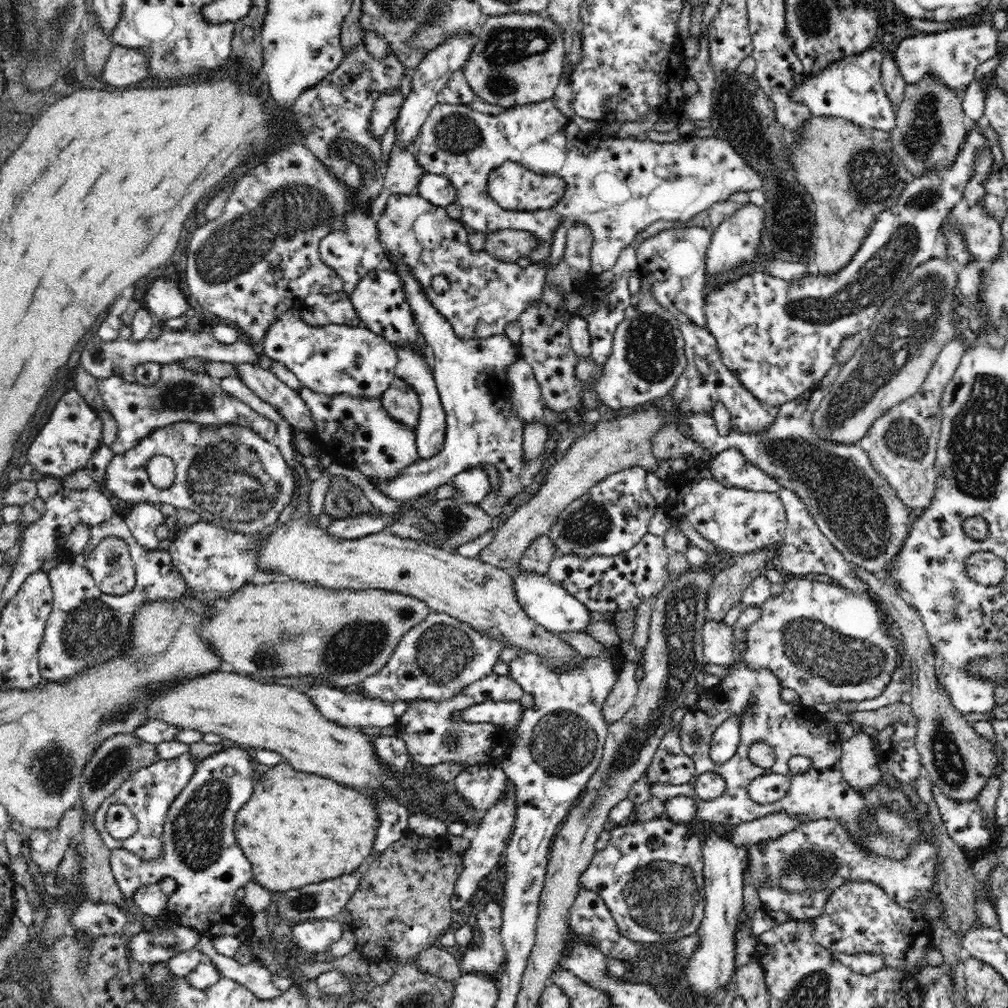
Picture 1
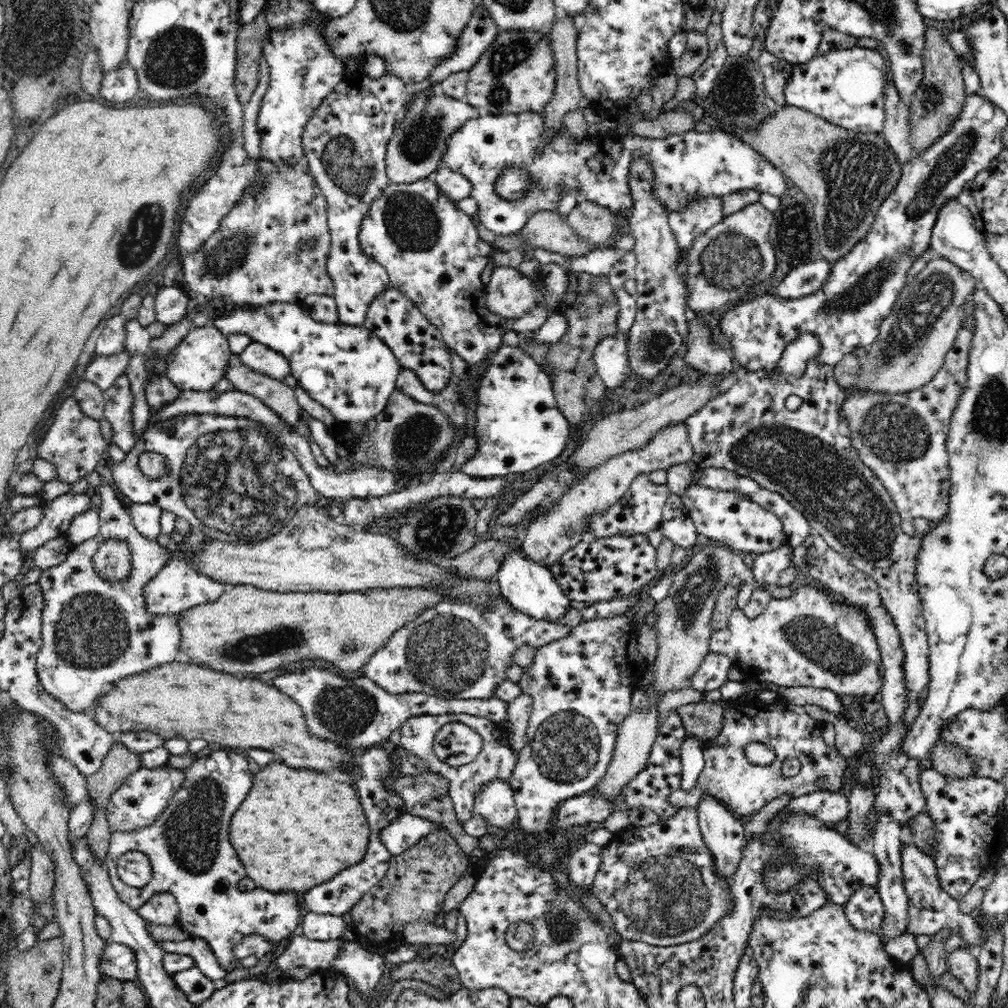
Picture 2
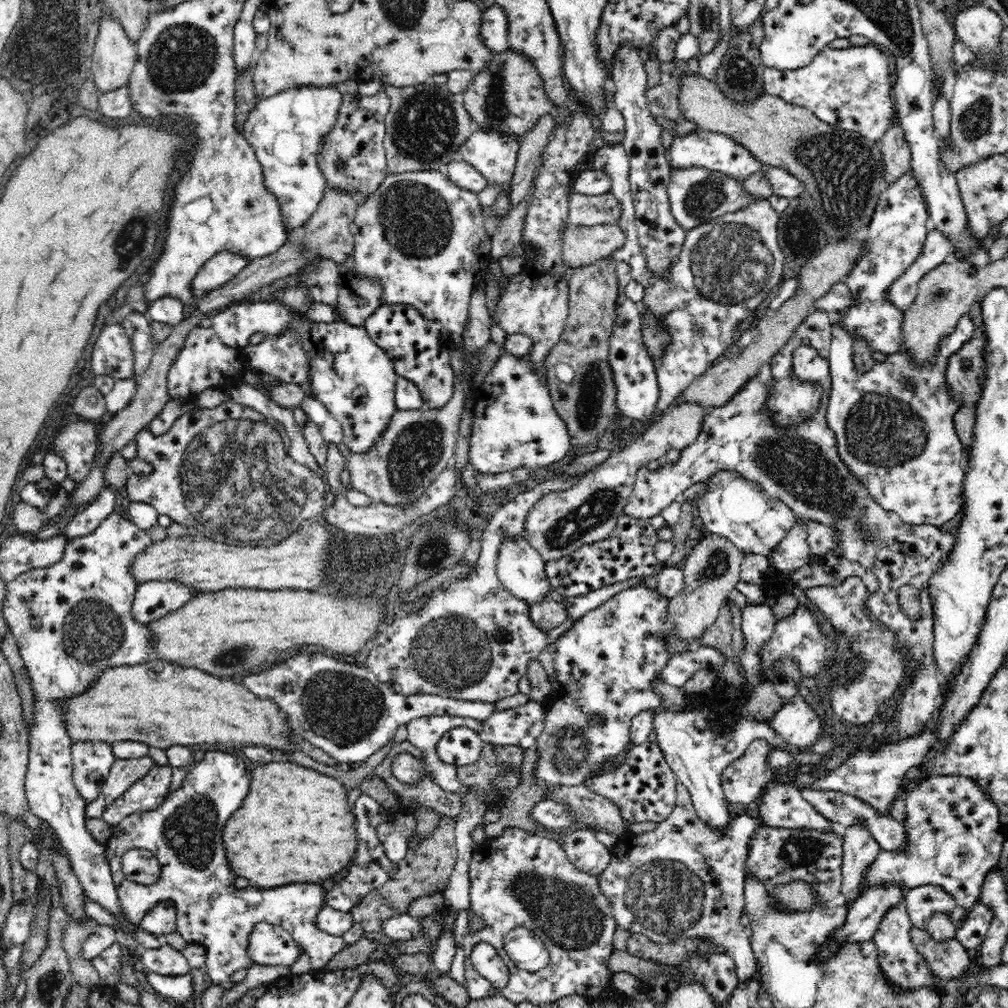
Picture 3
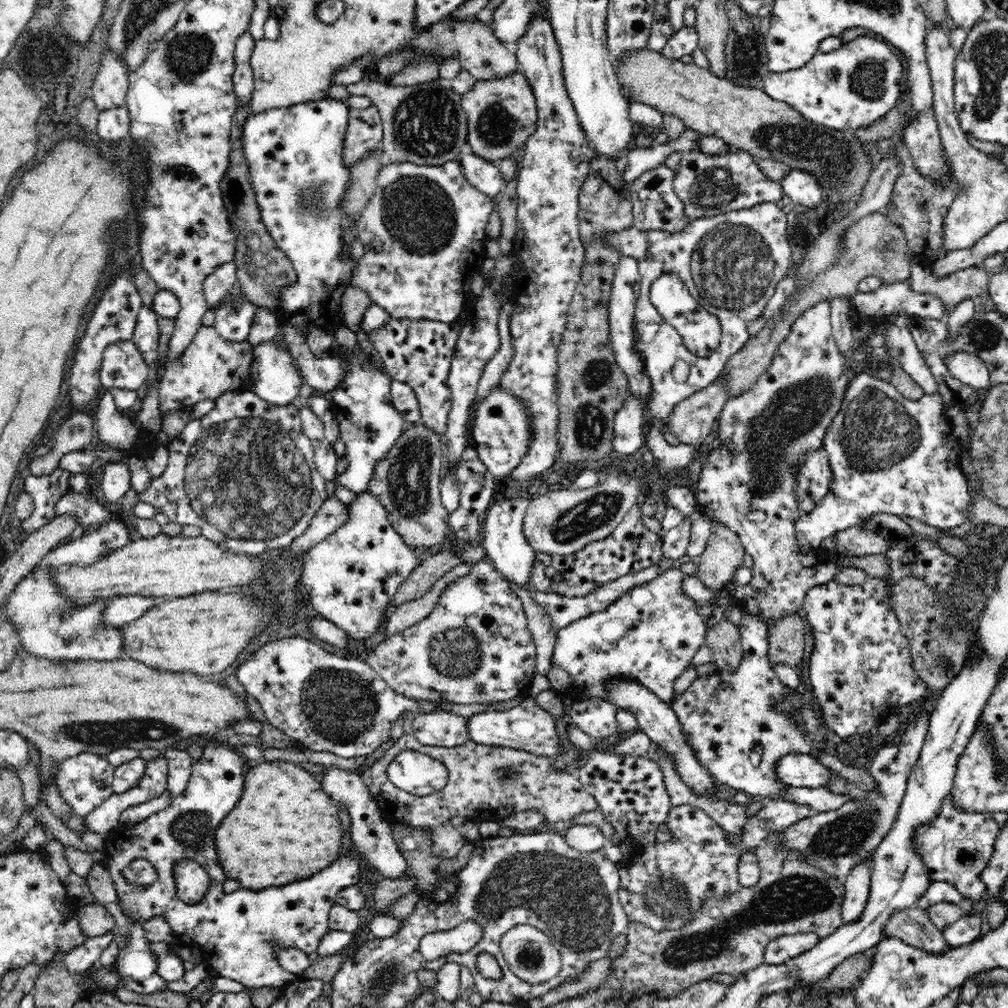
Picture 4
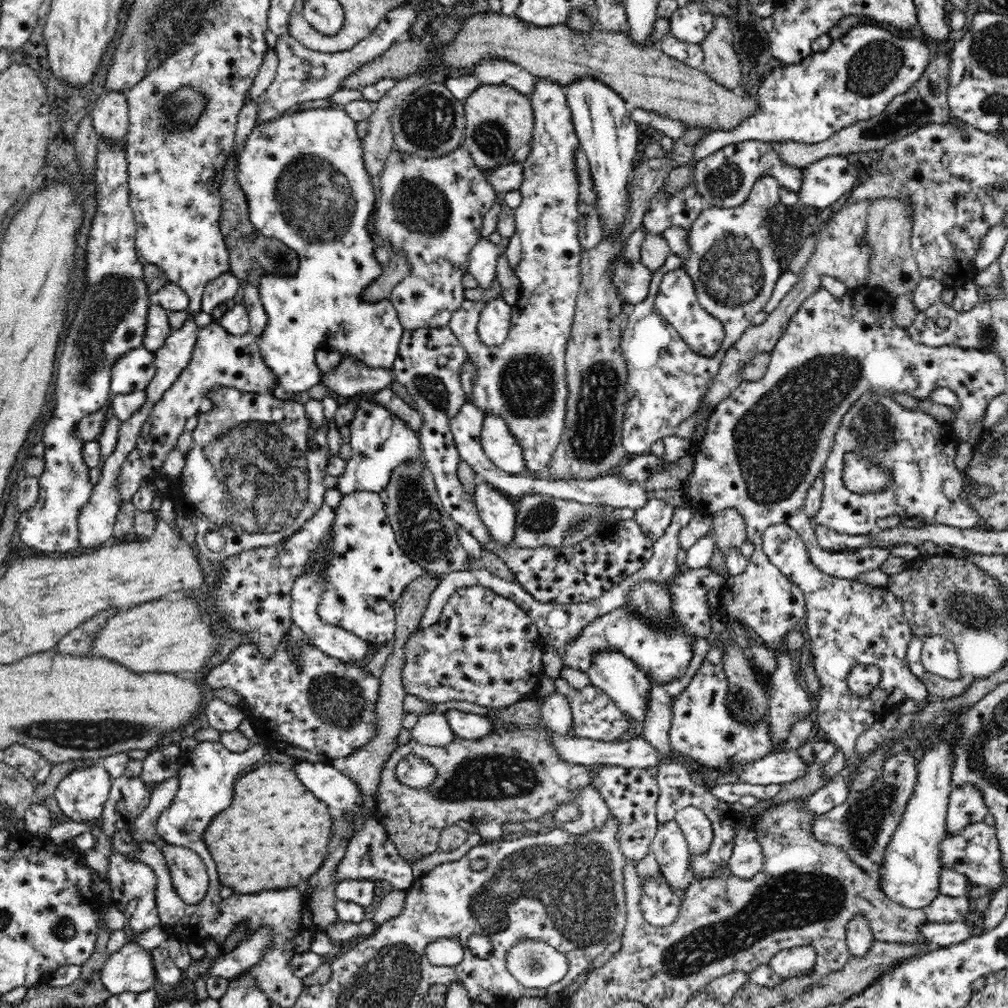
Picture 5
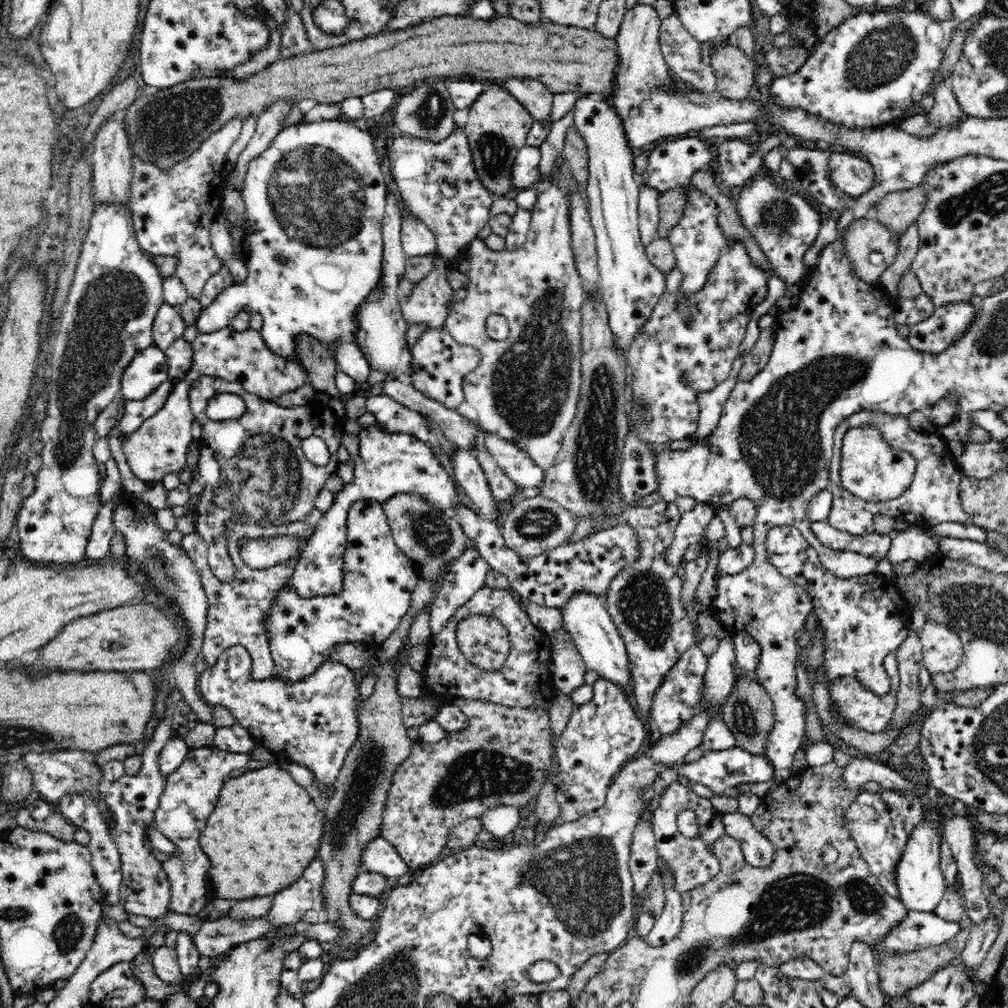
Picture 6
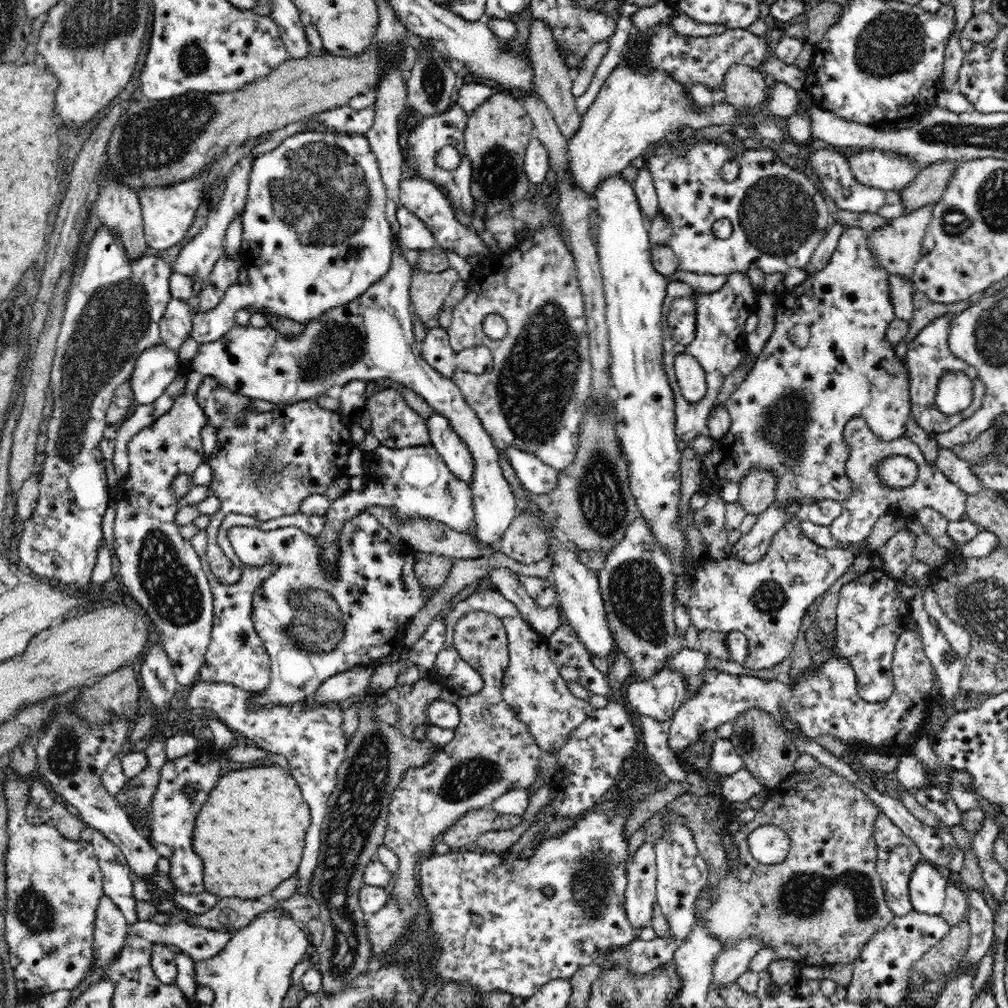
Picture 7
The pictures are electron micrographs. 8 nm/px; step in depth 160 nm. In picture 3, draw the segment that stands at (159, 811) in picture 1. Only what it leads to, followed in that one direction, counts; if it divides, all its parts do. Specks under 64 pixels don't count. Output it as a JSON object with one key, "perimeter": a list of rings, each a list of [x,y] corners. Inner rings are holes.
{"perimeter":[[[155,764],[144,778],[132,783],[120,798],[116,798],[99,813],[100,820],[116,826],[134,813],[156,810],[163,805],[169,794],[172,782],[172,769],[169,765]]]}

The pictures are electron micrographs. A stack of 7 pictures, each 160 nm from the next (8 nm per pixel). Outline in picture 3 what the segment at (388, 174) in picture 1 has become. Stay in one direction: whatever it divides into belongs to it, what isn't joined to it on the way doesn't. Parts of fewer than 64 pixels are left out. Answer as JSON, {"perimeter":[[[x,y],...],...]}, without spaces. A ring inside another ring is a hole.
{"perimeter":[[[420,83],[415,84],[414,86],[405,87],[395,87],[392,85],[382,84],[382,89],[389,96],[391,102],[388,114],[385,116],[385,137],[383,138],[383,147],[384,152],[386,153],[386,160],[388,163],[388,174],[396,174],[406,171],[410,172],[417,170],[441,170],[449,162],[459,159],[459,154],[457,151],[459,150],[461,143],[463,143],[465,139],[473,133],[473,131],[477,130],[477,124],[472,120],[472,117],[469,115],[469,112],[466,110],[466,108],[464,108],[461,95],[454,94],[450,92],[448,88],[446,88],[444,85],[436,85],[436,83]]]}

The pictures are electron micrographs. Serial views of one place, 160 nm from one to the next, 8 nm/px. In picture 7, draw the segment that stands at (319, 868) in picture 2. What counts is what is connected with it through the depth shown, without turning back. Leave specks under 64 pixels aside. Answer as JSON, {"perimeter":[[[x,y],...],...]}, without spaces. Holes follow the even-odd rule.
{"perimeter":[[[276,766],[228,772],[204,802],[192,846],[204,858],[204,886],[210,894],[257,900],[298,870],[310,810],[296,780]]]}

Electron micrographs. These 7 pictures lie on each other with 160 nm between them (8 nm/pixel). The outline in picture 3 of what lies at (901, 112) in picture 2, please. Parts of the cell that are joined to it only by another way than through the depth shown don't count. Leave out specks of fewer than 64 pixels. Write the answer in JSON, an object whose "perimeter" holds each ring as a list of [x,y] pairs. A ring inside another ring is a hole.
{"perimeter":[[[899,122],[891,124],[878,141],[883,154],[883,165],[886,167],[885,179],[888,184],[911,170],[911,150]]]}

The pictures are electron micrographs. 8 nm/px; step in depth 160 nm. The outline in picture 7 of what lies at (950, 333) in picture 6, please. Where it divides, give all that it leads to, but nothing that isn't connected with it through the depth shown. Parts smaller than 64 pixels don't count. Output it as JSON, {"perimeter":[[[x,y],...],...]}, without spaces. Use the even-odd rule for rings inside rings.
{"perimeter":[[[950,314],[940,316],[940,318],[934,318],[928,326],[922,328],[913,338],[912,342],[907,344],[907,355],[905,357],[907,370],[910,370],[911,373],[912,417],[920,428],[934,437],[947,430],[952,430],[952,428],[956,427],[960,422],[963,422],[966,418],[970,418],[972,414],[975,414],[975,412],[983,406],[983,399],[987,391],[976,368],[950,352],[947,342],[949,339],[949,320],[951,318],[952,315]],[[945,371],[962,371],[972,380],[972,405],[966,408],[966,410],[957,412],[957,414],[954,415],[946,415],[944,412],[938,411],[935,404],[938,379]]]}

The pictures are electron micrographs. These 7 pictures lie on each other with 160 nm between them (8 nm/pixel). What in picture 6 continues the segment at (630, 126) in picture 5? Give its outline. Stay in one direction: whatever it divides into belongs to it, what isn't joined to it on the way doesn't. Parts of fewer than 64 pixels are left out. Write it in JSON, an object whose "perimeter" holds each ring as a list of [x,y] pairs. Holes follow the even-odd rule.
{"perimeter":[[[578,94],[573,102],[574,126],[584,137],[588,151],[588,180],[585,186],[589,214],[596,237],[597,267],[603,304],[609,313],[612,331],[624,354],[665,290],[666,275],[646,256],[638,226],[639,186],[634,181],[633,160],[637,153],[630,145],[622,118],[606,96]]]}

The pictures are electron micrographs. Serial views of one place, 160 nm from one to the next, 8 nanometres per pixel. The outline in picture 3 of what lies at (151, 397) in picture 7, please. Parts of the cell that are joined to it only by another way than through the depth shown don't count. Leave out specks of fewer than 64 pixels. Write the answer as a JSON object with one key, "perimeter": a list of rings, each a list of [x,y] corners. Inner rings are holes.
{"perimeter":[[[120,323],[106,324],[101,330],[91,352],[91,372],[94,376],[111,376],[115,381],[126,378],[131,385],[137,379],[132,342]]]}

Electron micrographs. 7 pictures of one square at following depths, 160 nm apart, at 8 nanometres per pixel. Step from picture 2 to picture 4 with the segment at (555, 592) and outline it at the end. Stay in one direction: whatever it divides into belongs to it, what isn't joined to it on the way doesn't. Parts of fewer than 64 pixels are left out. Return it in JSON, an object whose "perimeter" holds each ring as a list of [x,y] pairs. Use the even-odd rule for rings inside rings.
{"perimeter":[[[501,497],[492,500],[492,504],[487,508],[485,521],[482,524],[484,532],[482,547],[485,549],[487,556],[490,557],[502,577],[522,587],[525,584],[530,586],[536,562],[536,552],[532,549],[523,533],[523,520],[529,501],[522,497],[517,499]]]}

